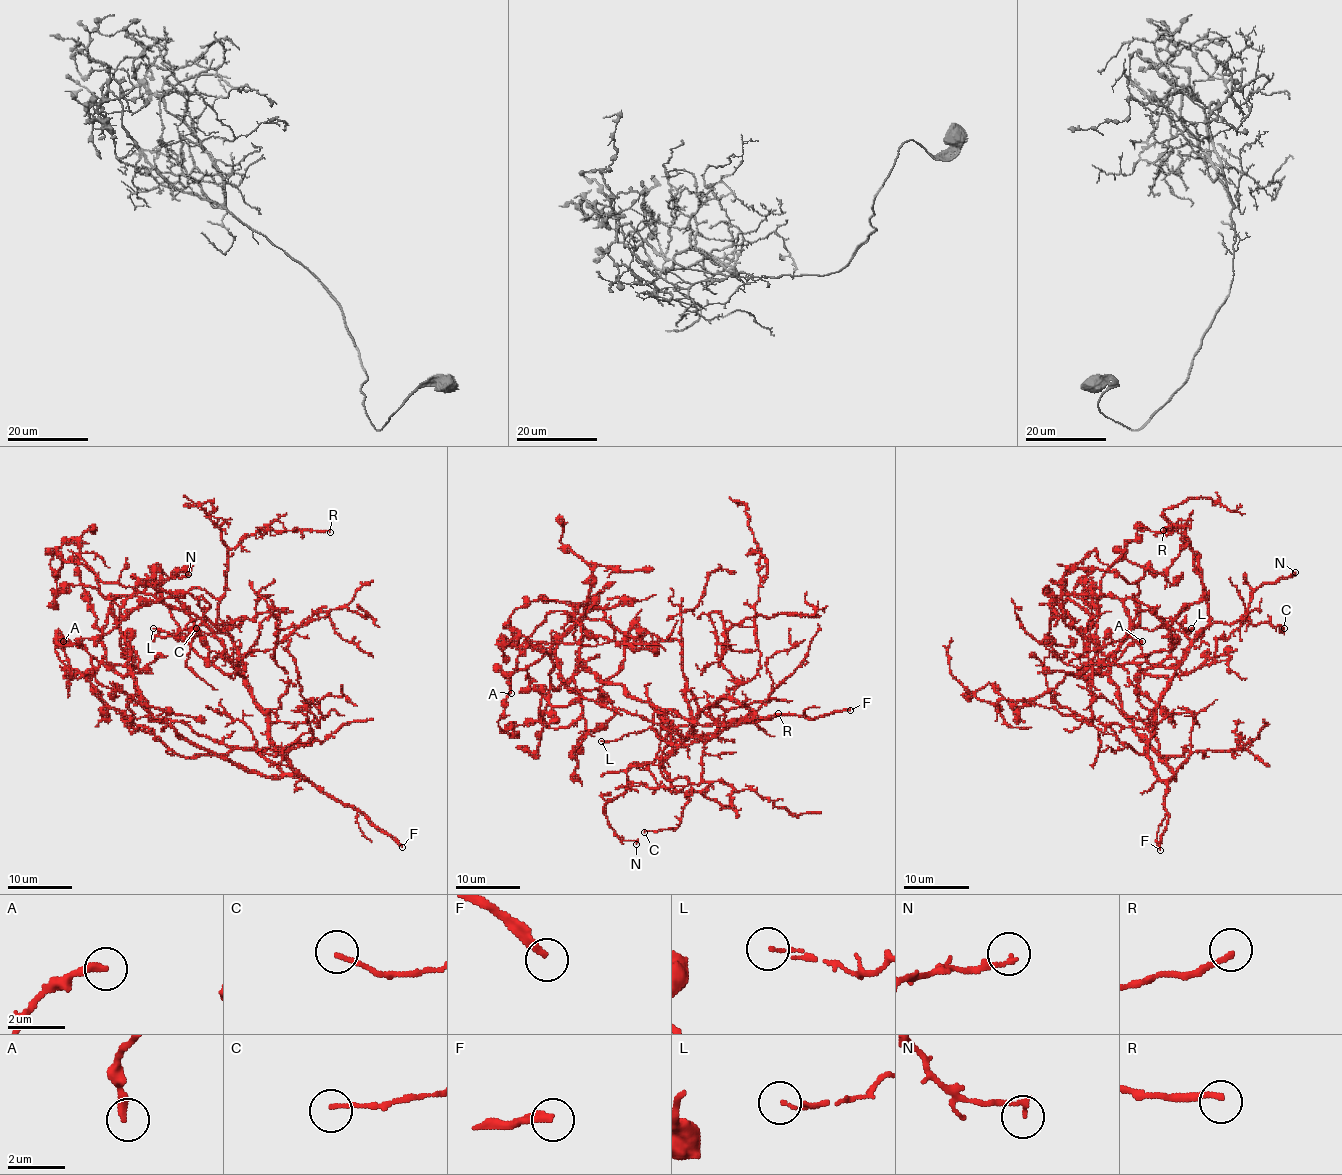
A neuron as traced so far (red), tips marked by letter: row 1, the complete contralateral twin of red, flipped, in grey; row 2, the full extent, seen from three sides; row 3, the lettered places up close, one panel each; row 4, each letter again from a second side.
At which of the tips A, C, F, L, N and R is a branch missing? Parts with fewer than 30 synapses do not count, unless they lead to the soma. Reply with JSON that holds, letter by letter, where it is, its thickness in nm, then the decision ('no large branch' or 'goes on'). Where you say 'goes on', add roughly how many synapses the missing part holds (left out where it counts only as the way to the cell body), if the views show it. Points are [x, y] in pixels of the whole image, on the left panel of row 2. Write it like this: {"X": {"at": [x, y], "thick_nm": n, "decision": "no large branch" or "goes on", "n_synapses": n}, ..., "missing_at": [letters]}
{"A": {"at": [63, 641], "thick_nm": 300, "decision": "no large branch"}, "C": {"at": [196, 628], "thick_nm": 130, "decision": "no large branch"}, "F": {"at": [402, 847], "thick_nm": 240, "decision": "goes on"}, "L": {"at": [153, 628], "thick_nm": 100, "decision": "no large branch"}, "N": {"at": [188, 574], "thick_nm": 150, "decision": "no large branch"}, "R": {"at": [330, 532], "thick_nm": 190, "decision": "no large branch"}, "missing_at": ["F"]}

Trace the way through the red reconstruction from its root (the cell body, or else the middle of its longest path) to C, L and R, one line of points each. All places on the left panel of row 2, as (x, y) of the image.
C: (206, 625), (244, 678), (235, 643), (215, 624), (240, 620), (212, 633), (196, 628)
L: (206, 625), (244, 678), (233, 638), (206, 619), (177, 633), (153, 628)
R: (206, 625), (244, 678), (235, 643), (217, 624), (228, 551), (259, 530), (330, 532)

